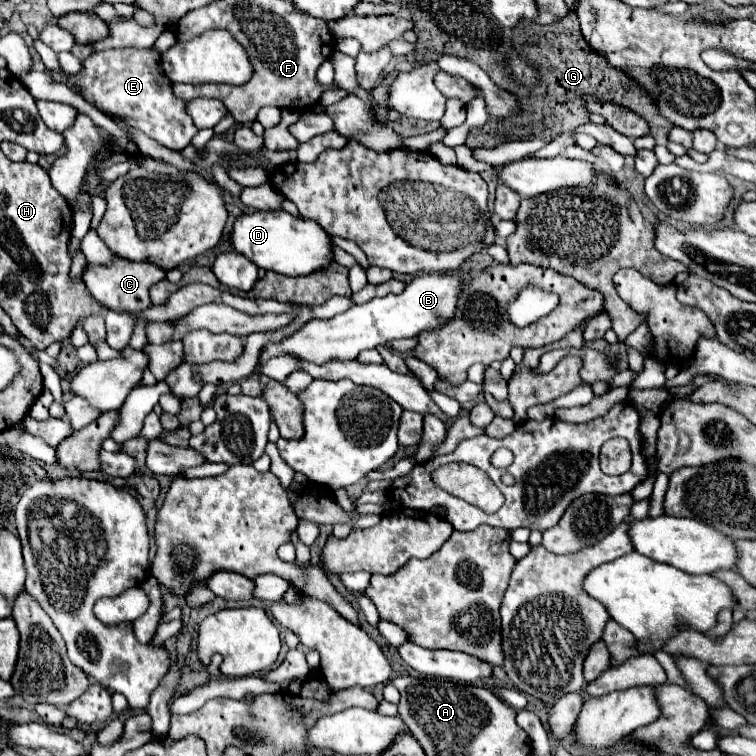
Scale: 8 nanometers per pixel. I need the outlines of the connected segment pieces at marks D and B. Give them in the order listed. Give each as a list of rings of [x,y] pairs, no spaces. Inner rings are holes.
[[[284,210],[238,216],[226,242],[232,246],[232,252],[248,256],[248,260],[258,268],[272,270],[284,276],[306,276],[316,268],[324,268],[324,264],[332,260],[332,244],[328,234],[314,220],[296,218]]]
[[[422,274],[416,276],[404,292],[388,294],[384,298],[374,298],[366,304],[352,306],[344,314],[338,314],[330,320],[310,320],[300,330],[290,334],[280,342],[266,342],[258,364],[268,362],[276,356],[294,356],[302,362],[326,364],[332,360],[356,360],[360,352],[386,346],[398,338],[412,338],[424,330],[432,330],[454,316],[456,296],[466,276],[452,274]]]

